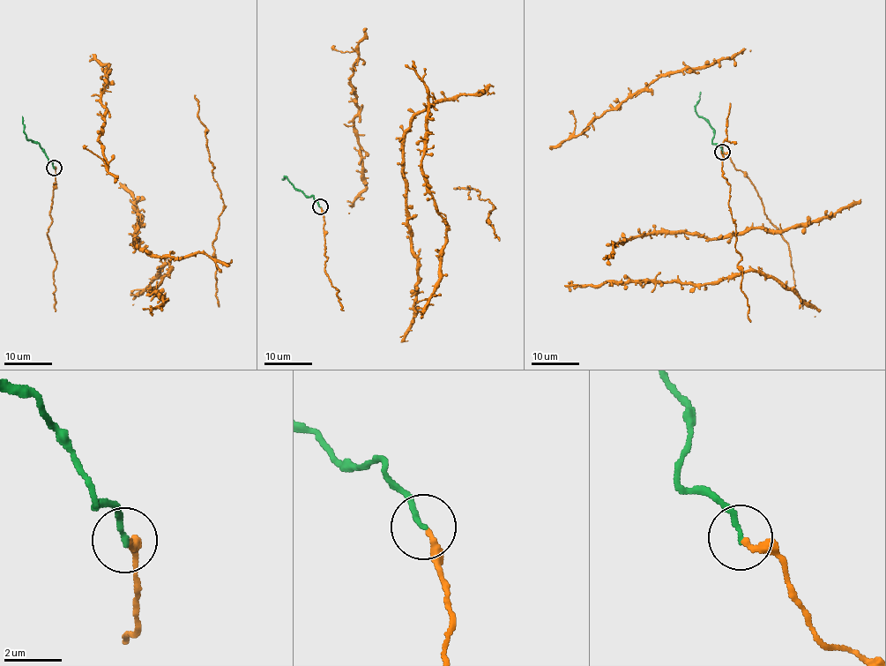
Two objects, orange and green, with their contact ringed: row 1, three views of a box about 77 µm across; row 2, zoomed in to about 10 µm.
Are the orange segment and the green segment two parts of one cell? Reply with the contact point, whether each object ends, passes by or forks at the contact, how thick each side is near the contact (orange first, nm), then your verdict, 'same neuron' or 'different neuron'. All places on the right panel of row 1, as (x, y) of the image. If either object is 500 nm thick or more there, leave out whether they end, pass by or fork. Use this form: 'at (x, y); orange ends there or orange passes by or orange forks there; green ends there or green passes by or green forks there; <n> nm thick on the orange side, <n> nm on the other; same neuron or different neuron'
at (722, 152); orange ends there; green ends there; 260 nm thick on the orange side, 180 nm on the other; same neuron

